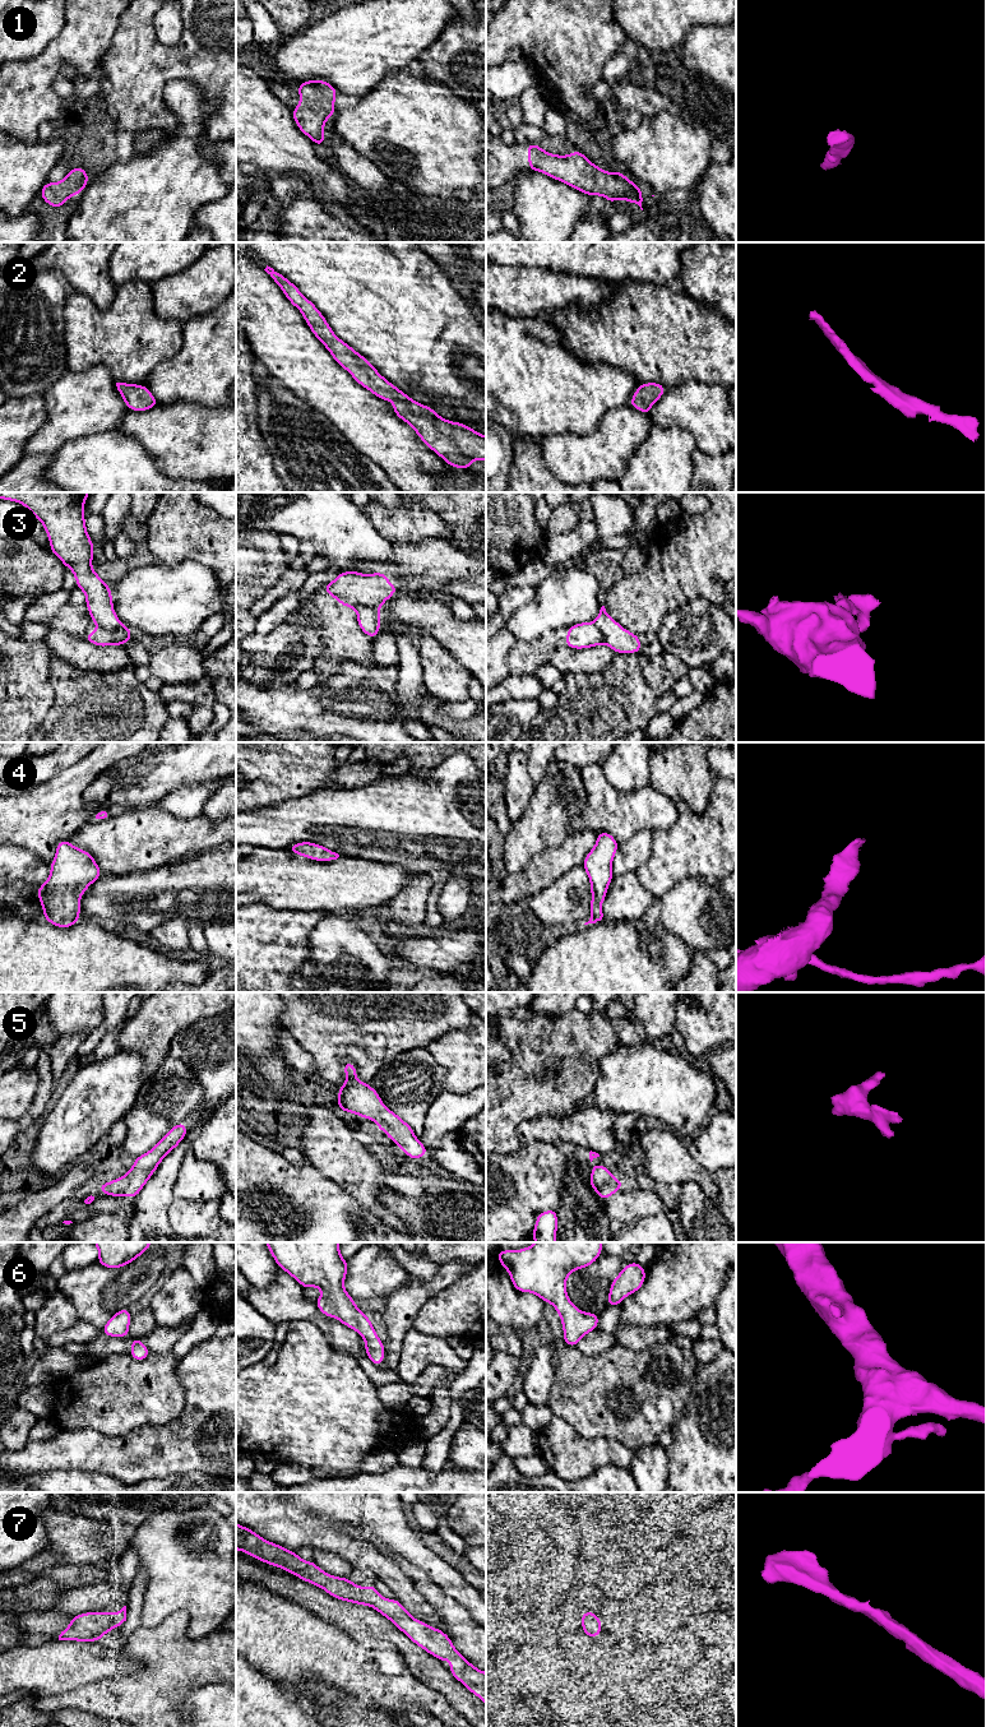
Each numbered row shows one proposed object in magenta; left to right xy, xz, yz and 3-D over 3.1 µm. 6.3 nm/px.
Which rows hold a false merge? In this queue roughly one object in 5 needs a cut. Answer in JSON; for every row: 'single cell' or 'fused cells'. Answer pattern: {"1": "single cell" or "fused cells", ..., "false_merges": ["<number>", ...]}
{"1": "single cell", "2": "single cell", "3": "fused cells", "4": "single cell", "5": "single cell", "6": "single cell", "7": "single cell", "false_merges": ["3"]}

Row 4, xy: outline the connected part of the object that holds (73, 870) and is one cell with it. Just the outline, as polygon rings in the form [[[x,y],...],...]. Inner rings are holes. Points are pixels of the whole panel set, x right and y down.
[[[69,841],[56,844],[48,879],[37,888],[43,918],[56,927],[69,929],[79,921],[80,897],[103,872],[93,856]]]

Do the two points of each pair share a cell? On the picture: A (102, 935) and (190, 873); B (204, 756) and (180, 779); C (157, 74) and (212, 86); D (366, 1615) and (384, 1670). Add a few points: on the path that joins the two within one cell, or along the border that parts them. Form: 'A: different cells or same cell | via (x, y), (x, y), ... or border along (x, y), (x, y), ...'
A: different cells | border along (82, 920), (97, 920), (111, 926)
B: same cell | via (198, 762), (186, 773)
C: same cell | via (171, 70), (198, 72)
D: different cells | border along (345, 1631), (364, 1640), (385, 1640), (401, 1653)

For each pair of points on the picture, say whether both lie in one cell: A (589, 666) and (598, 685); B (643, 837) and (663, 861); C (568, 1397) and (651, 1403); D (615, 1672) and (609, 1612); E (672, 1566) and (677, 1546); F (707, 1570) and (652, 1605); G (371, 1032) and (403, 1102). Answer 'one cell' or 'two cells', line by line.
A: two cells
B: two cells
C: one cell
D: two cells
E: one cell
F: one cell
G: two cells

